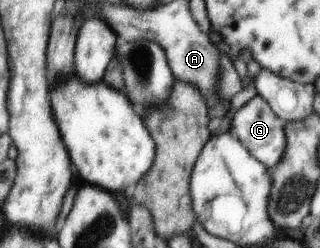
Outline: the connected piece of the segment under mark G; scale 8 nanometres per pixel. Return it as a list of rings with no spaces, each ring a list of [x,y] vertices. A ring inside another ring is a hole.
[[[255,94],[232,114],[227,132],[235,135],[235,138],[238,138],[239,142],[251,154],[255,154],[255,158],[259,158],[259,162],[263,162],[263,166],[267,166],[271,170],[271,168],[277,166],[277,162],[281,160],[283,150],[285,150],[283,126],[285,126],[285,121],[275,116],[267,102],[261,96]]]

